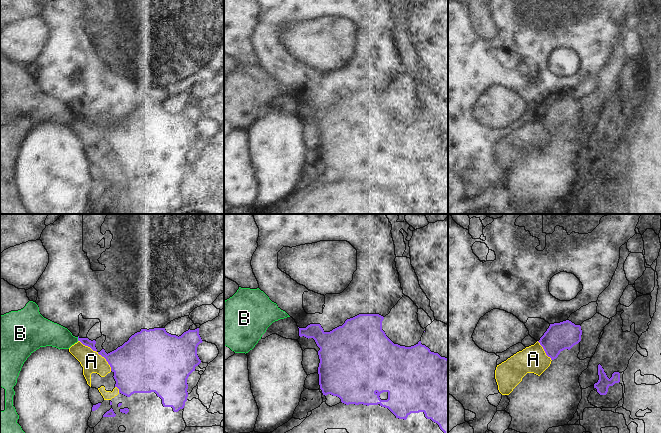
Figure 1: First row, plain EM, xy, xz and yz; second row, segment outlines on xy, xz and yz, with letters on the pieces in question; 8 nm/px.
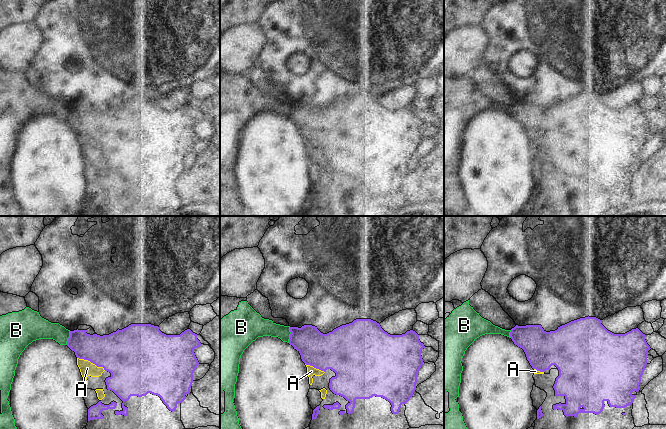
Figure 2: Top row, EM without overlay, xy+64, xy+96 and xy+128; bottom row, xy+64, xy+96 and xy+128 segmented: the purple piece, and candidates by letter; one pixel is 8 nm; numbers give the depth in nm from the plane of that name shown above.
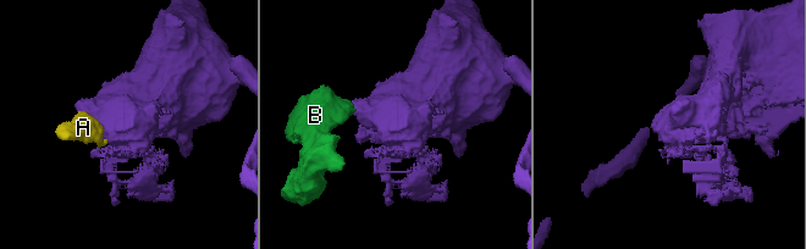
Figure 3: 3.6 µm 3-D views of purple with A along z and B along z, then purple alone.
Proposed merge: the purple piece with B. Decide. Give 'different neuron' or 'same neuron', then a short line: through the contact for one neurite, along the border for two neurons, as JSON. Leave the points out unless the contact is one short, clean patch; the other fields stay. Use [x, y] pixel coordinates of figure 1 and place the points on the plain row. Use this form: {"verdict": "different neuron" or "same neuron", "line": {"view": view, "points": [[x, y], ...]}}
{"verdict": "different neuron", "line": {"view": "xy", "points": [[77, 113], [78, 116]]}}

